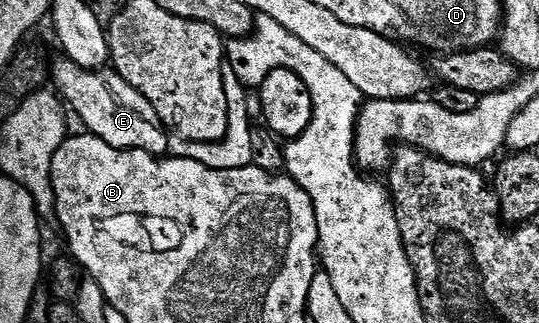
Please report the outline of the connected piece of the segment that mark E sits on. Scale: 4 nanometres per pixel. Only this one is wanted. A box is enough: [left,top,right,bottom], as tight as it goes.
[49,57,168,156]

